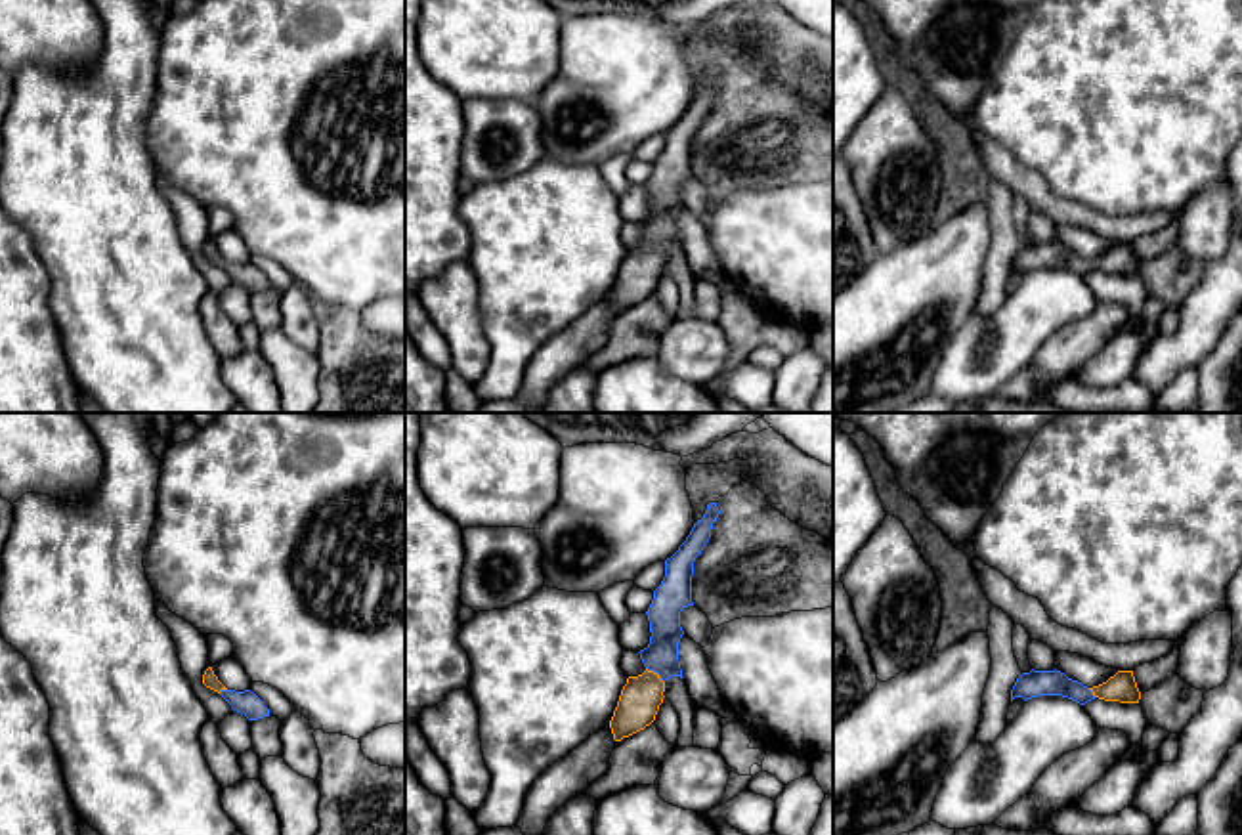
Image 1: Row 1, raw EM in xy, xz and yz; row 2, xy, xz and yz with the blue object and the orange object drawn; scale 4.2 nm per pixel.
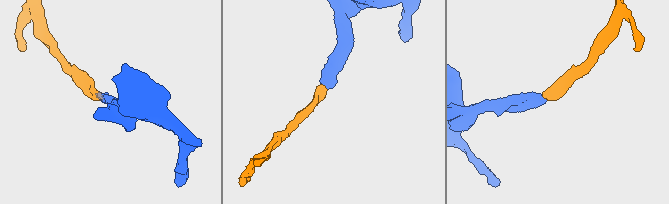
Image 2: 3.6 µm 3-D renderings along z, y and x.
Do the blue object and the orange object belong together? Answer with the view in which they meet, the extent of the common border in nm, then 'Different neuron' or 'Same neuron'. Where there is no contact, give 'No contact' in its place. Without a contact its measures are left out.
Touches blue in xz. Shared border 100 nm. Same neuron

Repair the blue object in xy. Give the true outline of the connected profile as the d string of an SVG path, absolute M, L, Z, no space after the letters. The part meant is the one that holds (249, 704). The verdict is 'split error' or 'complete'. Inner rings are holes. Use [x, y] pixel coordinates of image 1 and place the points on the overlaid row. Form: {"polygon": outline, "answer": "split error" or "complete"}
{"polygon": "M208 667L203 674L203 684L214 692L218 692L233 711L245 715L248 720L258 720L269 717L269 709L264 701L250 690L235 692L227 690L218 676L214 674L212 667Z", "answer": "split error"}

